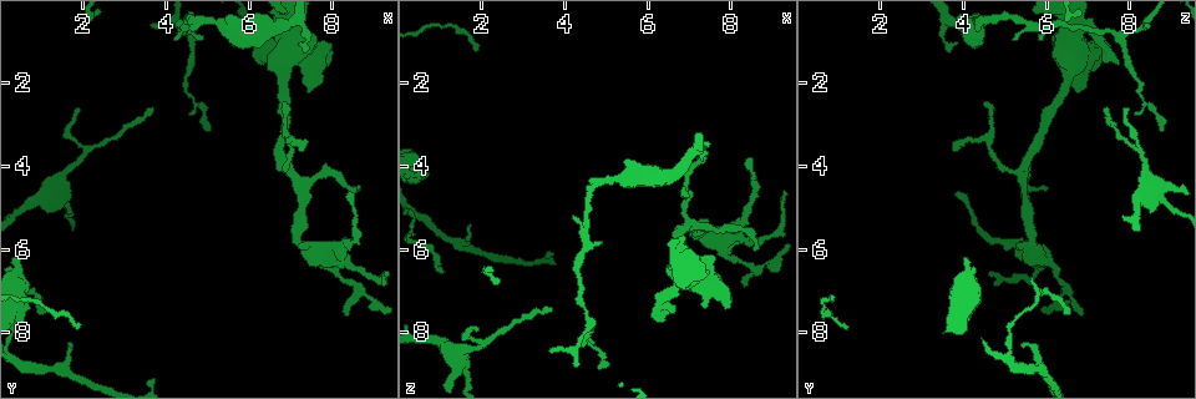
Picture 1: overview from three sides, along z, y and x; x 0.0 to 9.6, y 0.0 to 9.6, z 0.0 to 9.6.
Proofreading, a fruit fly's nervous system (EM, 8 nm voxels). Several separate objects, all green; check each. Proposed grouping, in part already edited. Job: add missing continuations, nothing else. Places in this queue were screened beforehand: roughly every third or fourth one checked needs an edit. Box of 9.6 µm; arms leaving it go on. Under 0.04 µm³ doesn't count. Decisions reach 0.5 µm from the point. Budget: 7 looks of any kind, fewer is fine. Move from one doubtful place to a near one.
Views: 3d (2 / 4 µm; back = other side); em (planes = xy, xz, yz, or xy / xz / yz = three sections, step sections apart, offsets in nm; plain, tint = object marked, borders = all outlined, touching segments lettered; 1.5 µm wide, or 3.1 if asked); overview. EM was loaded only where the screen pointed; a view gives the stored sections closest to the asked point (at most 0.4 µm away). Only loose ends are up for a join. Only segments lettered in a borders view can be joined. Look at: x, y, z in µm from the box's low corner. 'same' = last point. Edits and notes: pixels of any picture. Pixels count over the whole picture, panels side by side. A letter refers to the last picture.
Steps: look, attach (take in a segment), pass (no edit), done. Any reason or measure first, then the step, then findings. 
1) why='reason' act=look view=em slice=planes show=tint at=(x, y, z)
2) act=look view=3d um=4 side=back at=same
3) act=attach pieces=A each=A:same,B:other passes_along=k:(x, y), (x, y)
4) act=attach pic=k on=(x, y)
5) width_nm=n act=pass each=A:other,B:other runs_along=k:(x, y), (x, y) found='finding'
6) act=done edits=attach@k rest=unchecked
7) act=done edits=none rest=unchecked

why='branch stops here' act=look view=em slice=planes show=plain at=(6.90, 2.50, 4.50)

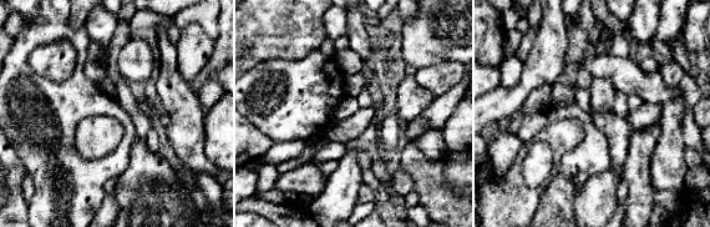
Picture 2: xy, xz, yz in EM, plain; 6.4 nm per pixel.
act=look view=em slice=planes show=borders at=same

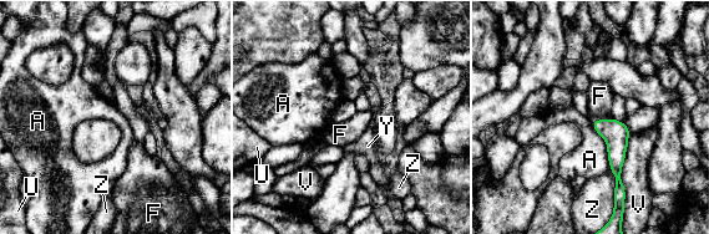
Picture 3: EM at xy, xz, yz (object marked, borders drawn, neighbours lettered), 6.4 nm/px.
act=pass each=A:other,F:other,U:other,V:other,Y:other,Z:other border=3:(612, 116), (591, 122) found='no lettered segment goes on from it'

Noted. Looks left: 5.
why='thick end' act=look view=em slice=yz step=8 show=tint at=(7.70, 0.95, 6.20)

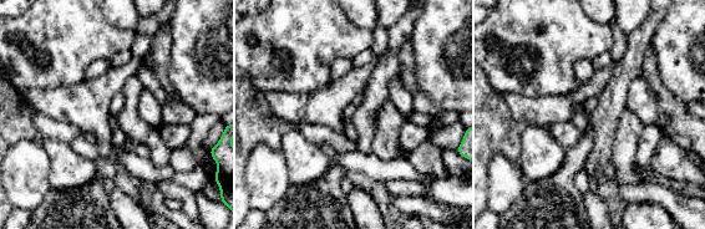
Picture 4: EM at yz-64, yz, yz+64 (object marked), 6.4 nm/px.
why='cut it another way' act=look view=em slice=xy step=4 show=borders at=same

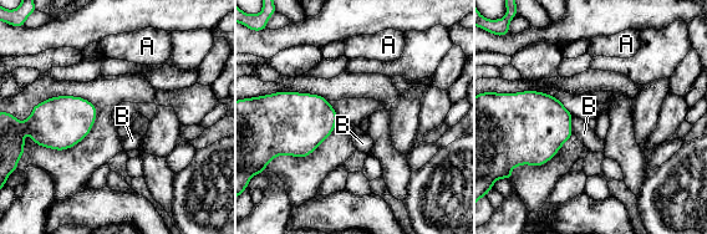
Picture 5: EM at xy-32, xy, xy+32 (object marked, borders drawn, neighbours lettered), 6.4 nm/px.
longest_contact=B:110nm act=pass each=A:other,B:other border=5:(573, 117), (571, 133) found='none of them fits'

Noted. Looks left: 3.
why='an open end' act=look view=em slice=planes show=plain at=(8.35, 7.60, 6.80)

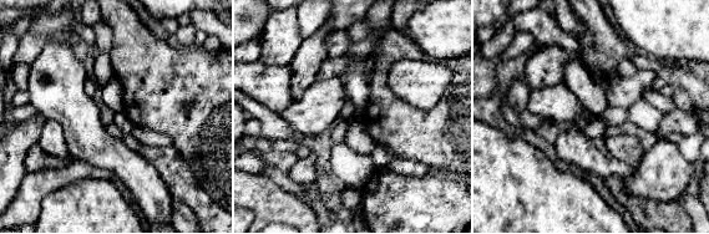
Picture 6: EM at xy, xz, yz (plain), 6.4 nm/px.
act=look view=em slice=planes show=borders at=same

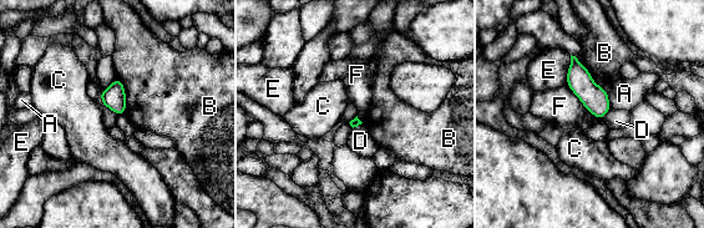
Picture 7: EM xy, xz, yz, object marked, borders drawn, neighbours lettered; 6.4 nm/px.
act=pass each=A:other,B:other,C:other,D:other,E:other,F:other border=7:(566, 85), (587, 110) found='no lettered segment goes on from it'

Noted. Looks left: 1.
act=done edits=none rest=unchecked

